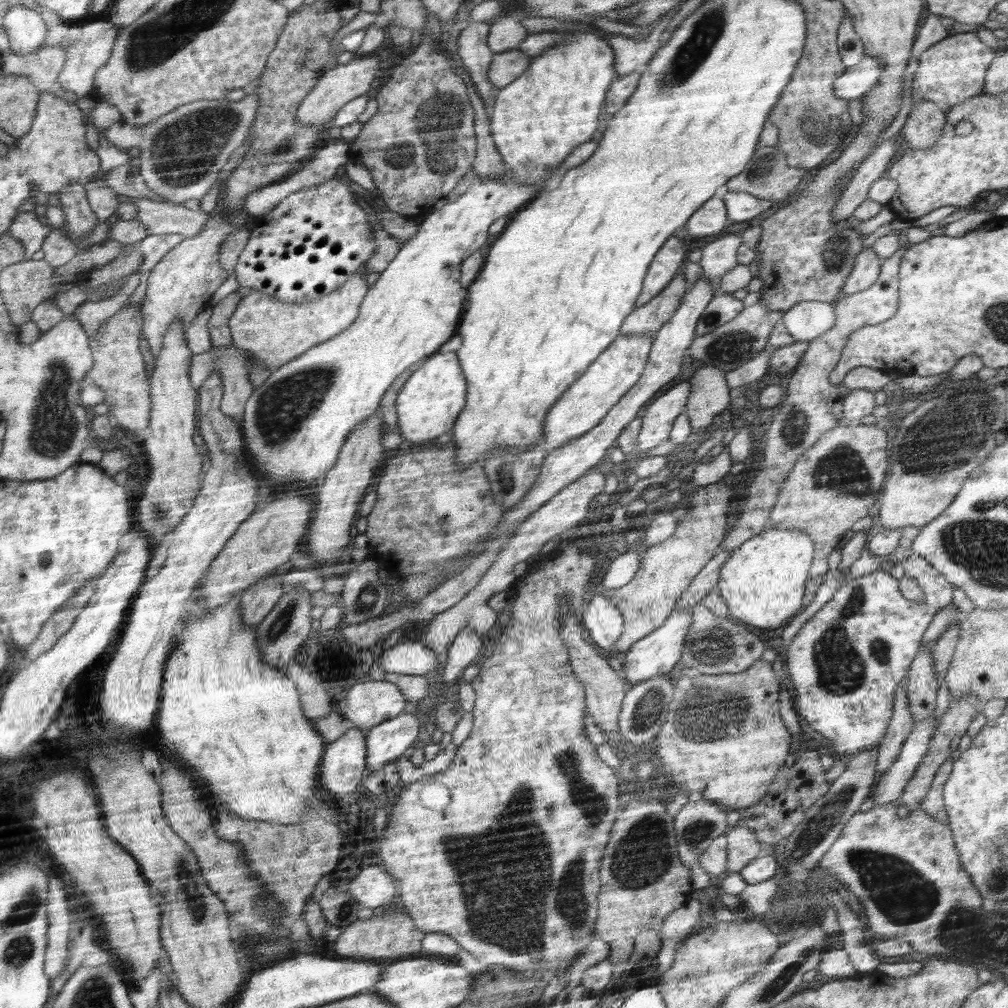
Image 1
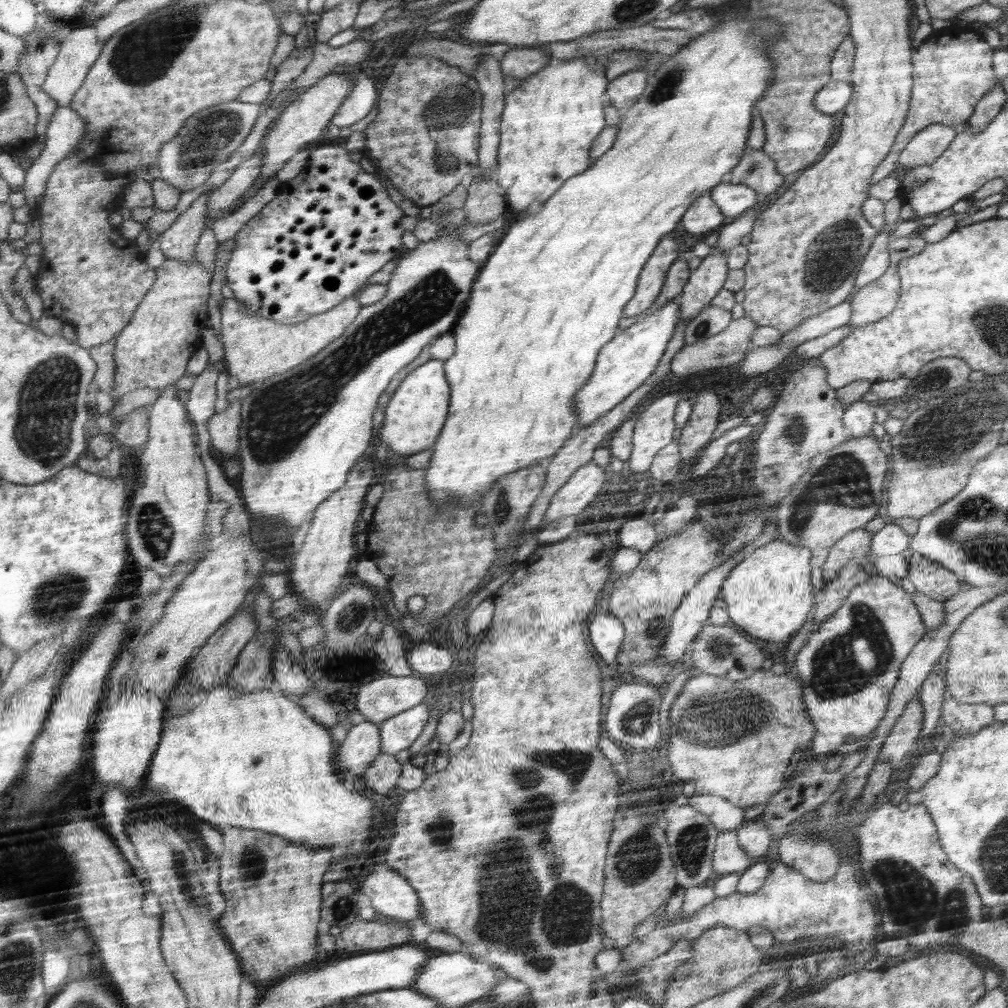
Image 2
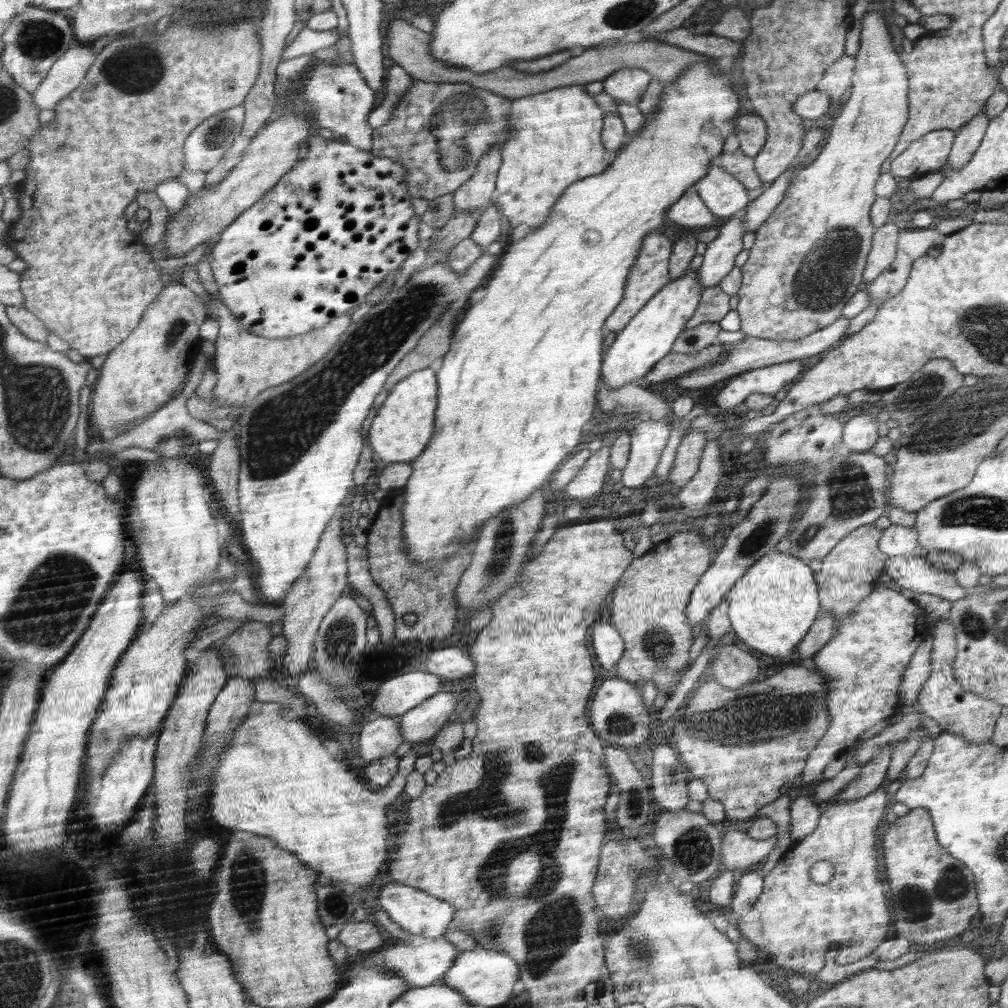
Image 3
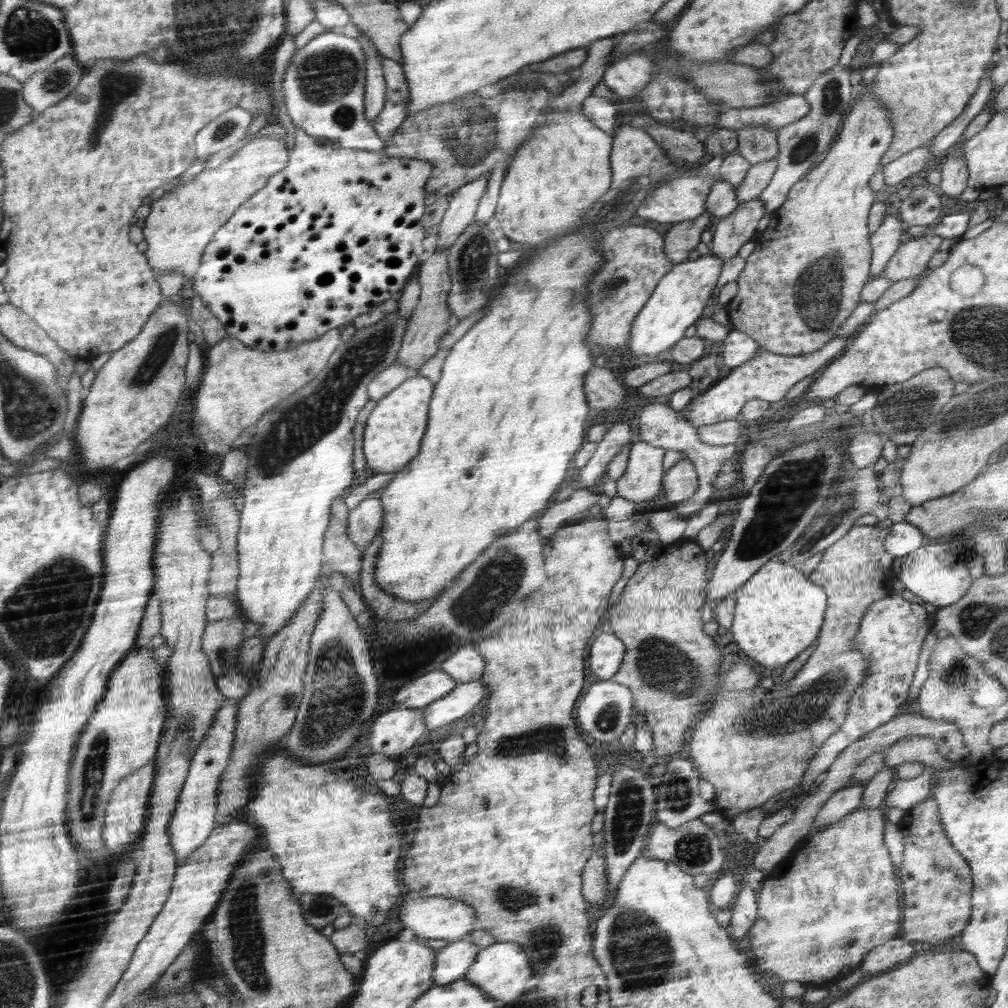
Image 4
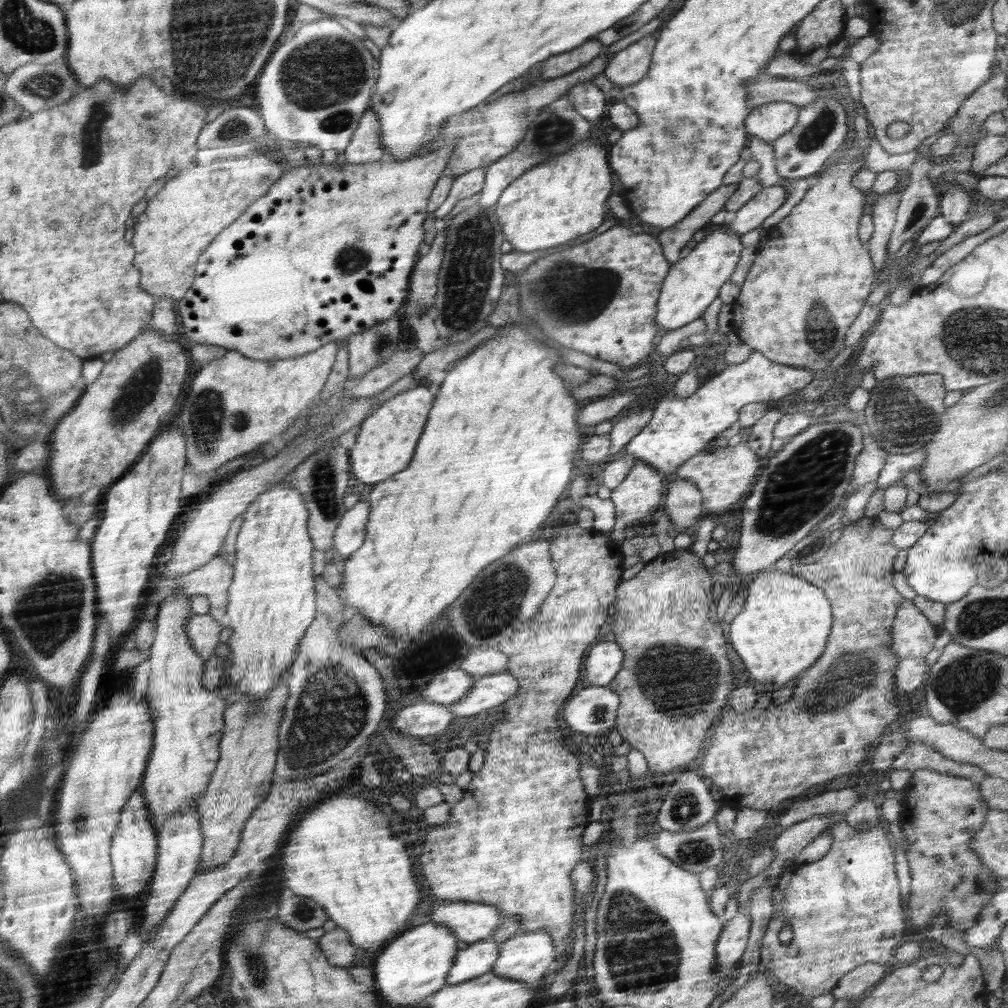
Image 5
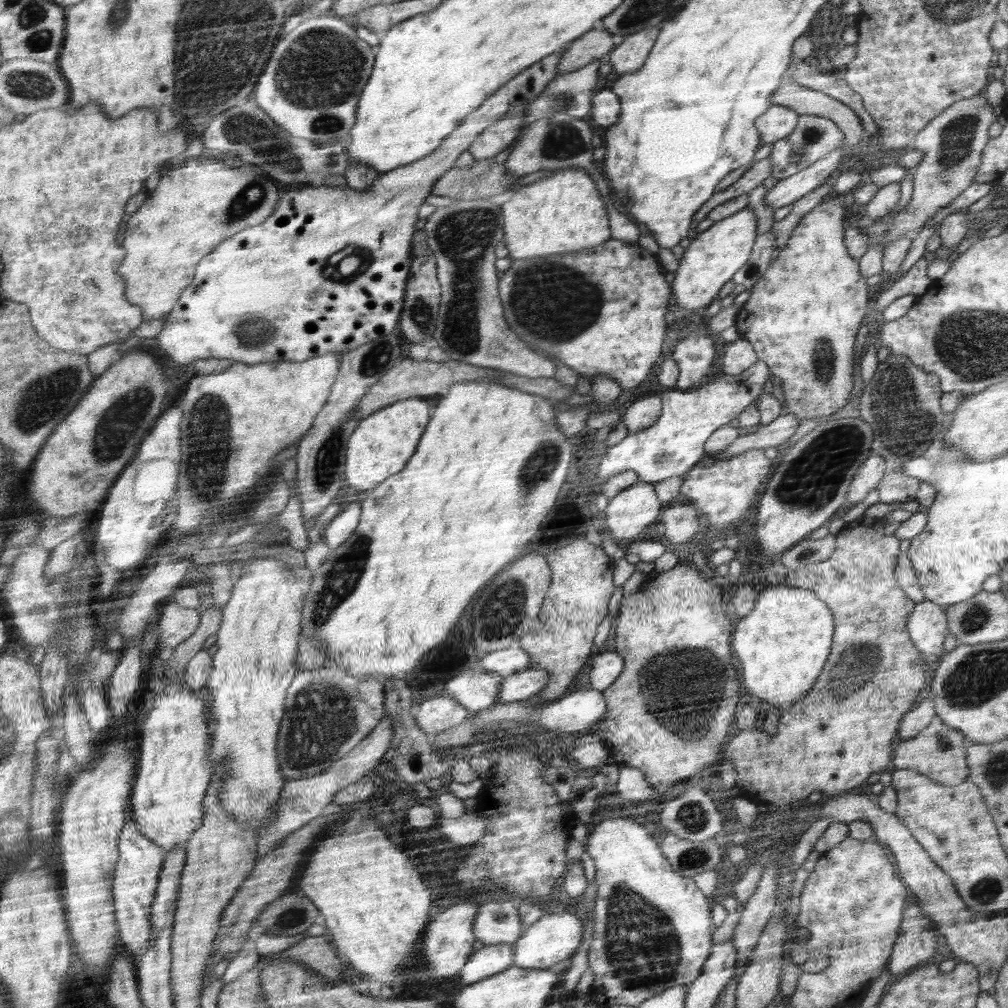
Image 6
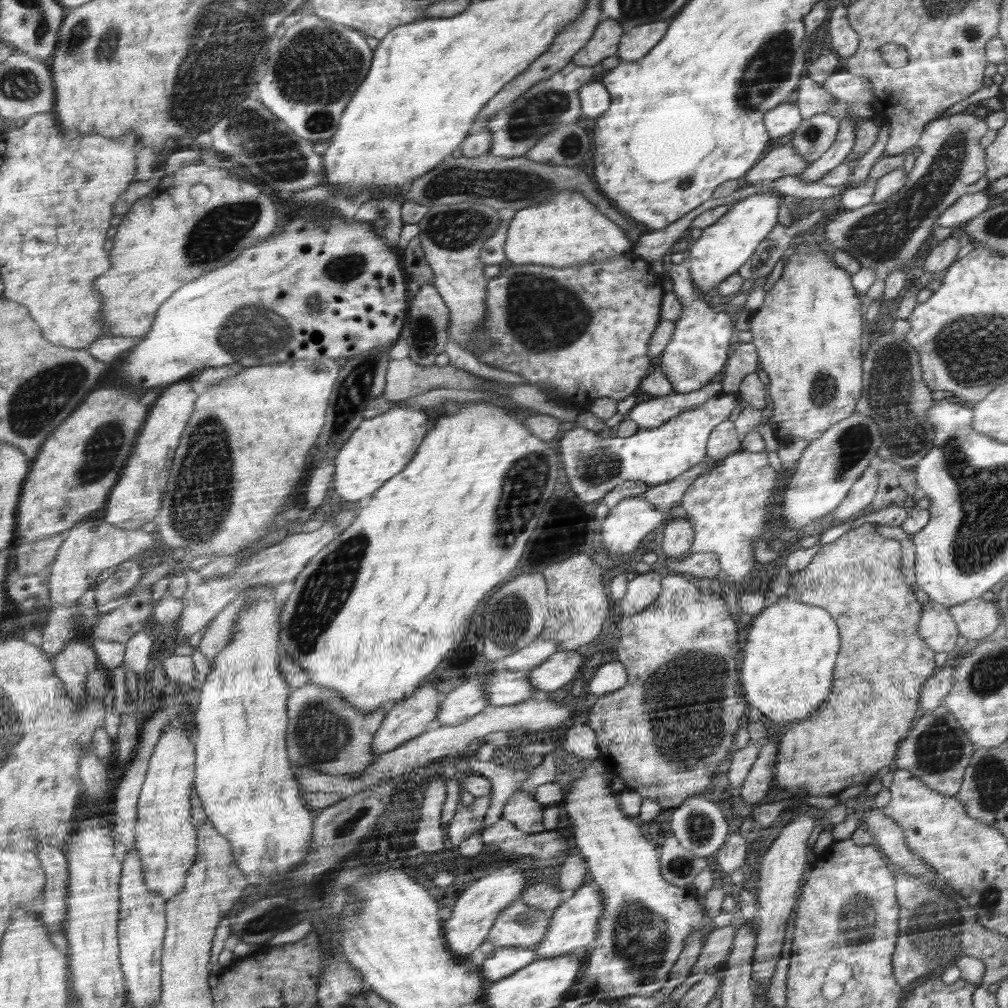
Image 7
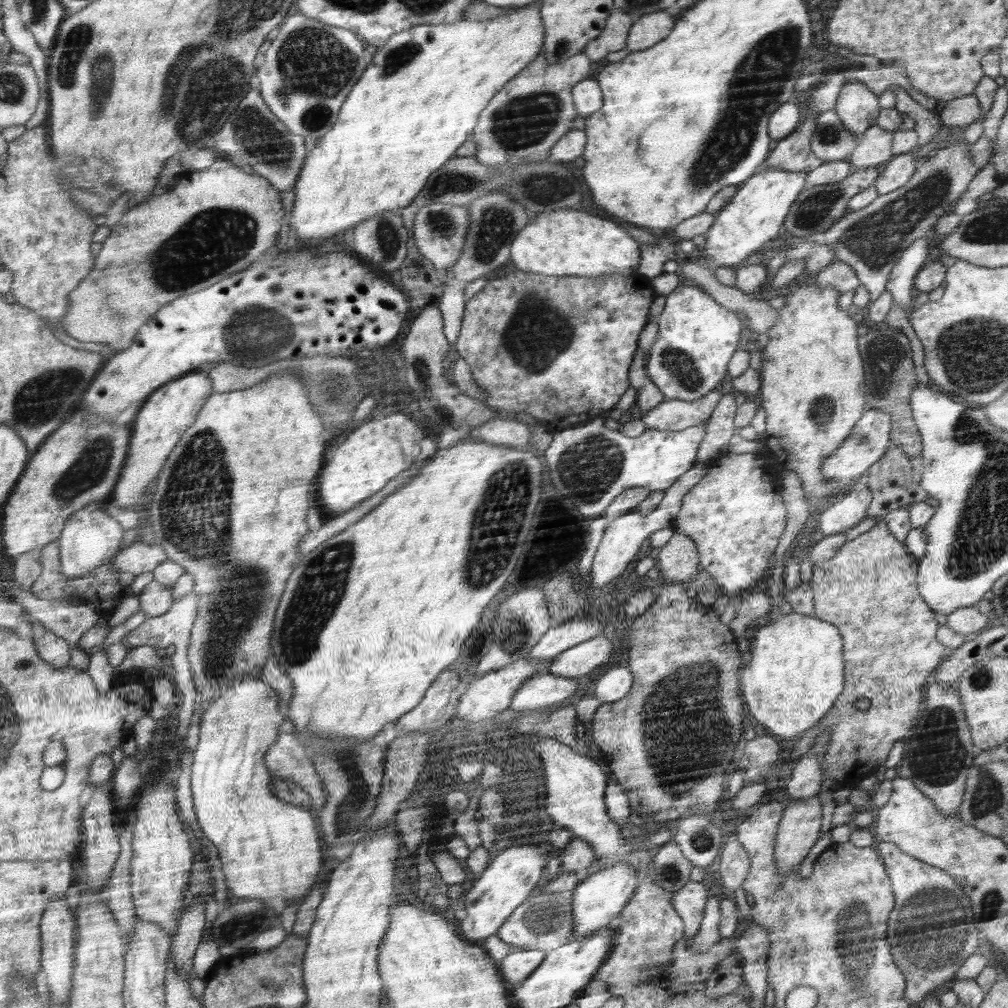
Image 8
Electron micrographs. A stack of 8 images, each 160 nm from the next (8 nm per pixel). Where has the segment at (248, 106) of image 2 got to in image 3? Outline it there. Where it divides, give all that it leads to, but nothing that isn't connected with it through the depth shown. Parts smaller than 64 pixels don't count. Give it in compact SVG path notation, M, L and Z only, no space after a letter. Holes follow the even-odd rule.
M239 105L200 123L183 144L184 168L206 171L218 166L246 127L246 107Z

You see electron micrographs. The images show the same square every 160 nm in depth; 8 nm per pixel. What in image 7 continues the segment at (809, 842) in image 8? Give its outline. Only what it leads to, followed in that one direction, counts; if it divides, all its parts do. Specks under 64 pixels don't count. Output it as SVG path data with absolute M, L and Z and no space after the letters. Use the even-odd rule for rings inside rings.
M805 813L792 819L782 828L778 837L772 842L768 851L764 854L758 878L759 889L756 891L757 898L757 935L755 955L752 963L754 980L758 984L768 982L776 972L776 964L780 960L780 952L784 944L784 931L786 922L794 906L794 894L798 894L798 880L802 878L804 866L806 866L806 846L810 832L817 823L817 818L812 818L812 814Z

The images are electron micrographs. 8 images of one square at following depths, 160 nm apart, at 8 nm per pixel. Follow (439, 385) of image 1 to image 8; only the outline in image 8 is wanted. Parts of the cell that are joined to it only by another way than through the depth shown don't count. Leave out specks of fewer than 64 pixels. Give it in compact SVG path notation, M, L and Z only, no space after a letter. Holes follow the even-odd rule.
M392 414L380 420L370 418L356 426L336 447L320 475L318 488L328 514L354 509L359 502L380 492L384 485L412 466L424 432L404 414Z

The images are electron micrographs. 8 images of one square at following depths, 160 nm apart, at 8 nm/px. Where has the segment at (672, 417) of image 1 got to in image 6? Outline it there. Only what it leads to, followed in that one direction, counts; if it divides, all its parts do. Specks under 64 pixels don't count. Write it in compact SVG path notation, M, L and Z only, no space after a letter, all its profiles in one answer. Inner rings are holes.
M638 483L609 499L605 505L606 528L611 538L632 542L646 530L660 514L662 503L654 492L654 483Z

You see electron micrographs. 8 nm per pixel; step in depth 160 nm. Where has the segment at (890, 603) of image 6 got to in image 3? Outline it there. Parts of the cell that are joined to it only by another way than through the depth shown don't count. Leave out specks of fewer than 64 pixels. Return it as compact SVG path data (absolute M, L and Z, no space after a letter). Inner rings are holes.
M873 524L856 528L821 560L820 571L815 574L820 600L822 600L820 604L822 610L834 615L836 629L874 590L876 583L879 582L878 578L886 570L887 556L879 549L879 540L882 536L883 530ZM810 658L801 666L786 668L770 677L762 676L742 688L726 688L712 680L693 692L692 700L686 702L682 712L678 713L678 716L684 714L684 718L675 718L672 722L670 728L676 732L670 734L672 744L679 760L686 764L689 775L693 779L704 780L704 784L708 784L709 798L723 804L726 819L734 822L752 819L760 808L774 800L780 786L790 786L790 782L796 781L804 762L831 725L831 713L827 710L827 683Z

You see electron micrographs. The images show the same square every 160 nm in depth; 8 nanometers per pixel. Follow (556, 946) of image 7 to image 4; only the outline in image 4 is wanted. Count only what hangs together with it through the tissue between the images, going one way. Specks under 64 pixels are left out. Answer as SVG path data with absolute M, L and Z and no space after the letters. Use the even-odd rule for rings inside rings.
M495 942L479 951L478 958L464 976L473 985L483 989L483 992L497 1003L516 1001L522 996L526 982L533 978L530 957L517 942Z

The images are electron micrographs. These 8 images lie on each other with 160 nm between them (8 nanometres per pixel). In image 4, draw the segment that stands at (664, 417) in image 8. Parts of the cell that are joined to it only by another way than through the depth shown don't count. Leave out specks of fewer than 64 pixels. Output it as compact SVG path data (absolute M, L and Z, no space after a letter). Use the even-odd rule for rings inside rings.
M630 420L608 426L606 434L598 442L589 463L580 469L579 475L583 486L582 489L593 489L598 477L603 476L611 460L632 442L632 430L633 424L631 424Z

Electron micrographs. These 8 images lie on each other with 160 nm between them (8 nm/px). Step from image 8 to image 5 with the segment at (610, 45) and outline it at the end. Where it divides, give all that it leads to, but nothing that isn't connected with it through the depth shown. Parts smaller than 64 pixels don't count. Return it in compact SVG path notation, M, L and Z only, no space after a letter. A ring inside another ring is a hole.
M596 38L588 40L572 51L551 56L542 65L542 76L545 80L555 79L586 66L604 52L604 46Z

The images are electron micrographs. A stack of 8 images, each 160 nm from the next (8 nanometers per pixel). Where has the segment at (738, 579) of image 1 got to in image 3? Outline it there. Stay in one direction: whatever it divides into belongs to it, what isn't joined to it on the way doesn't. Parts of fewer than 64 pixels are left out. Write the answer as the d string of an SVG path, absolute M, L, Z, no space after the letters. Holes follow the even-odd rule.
M776 550L757 560L728 591L732 630L750 649L768 656L787 656L814 626L820 610L818 586L812 570L788 552Z

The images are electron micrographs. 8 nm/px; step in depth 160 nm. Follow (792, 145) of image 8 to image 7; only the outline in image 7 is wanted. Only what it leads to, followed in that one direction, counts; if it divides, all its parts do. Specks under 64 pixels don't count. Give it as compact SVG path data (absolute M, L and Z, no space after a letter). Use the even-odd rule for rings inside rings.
M792 143L774 146L758 164L747 172L742 185L770 182L784 176L801 174L809 162L805 161L791 146Z

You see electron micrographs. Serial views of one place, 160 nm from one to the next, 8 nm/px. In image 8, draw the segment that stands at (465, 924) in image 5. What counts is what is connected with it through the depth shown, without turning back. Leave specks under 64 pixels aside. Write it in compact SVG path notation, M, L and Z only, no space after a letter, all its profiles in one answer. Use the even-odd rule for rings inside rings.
M571 891L563 893L534 893L529 896L514 914L497 931L497 935L513 947L540 949L549 953L563 947L574 936L572 916L573 896Z

